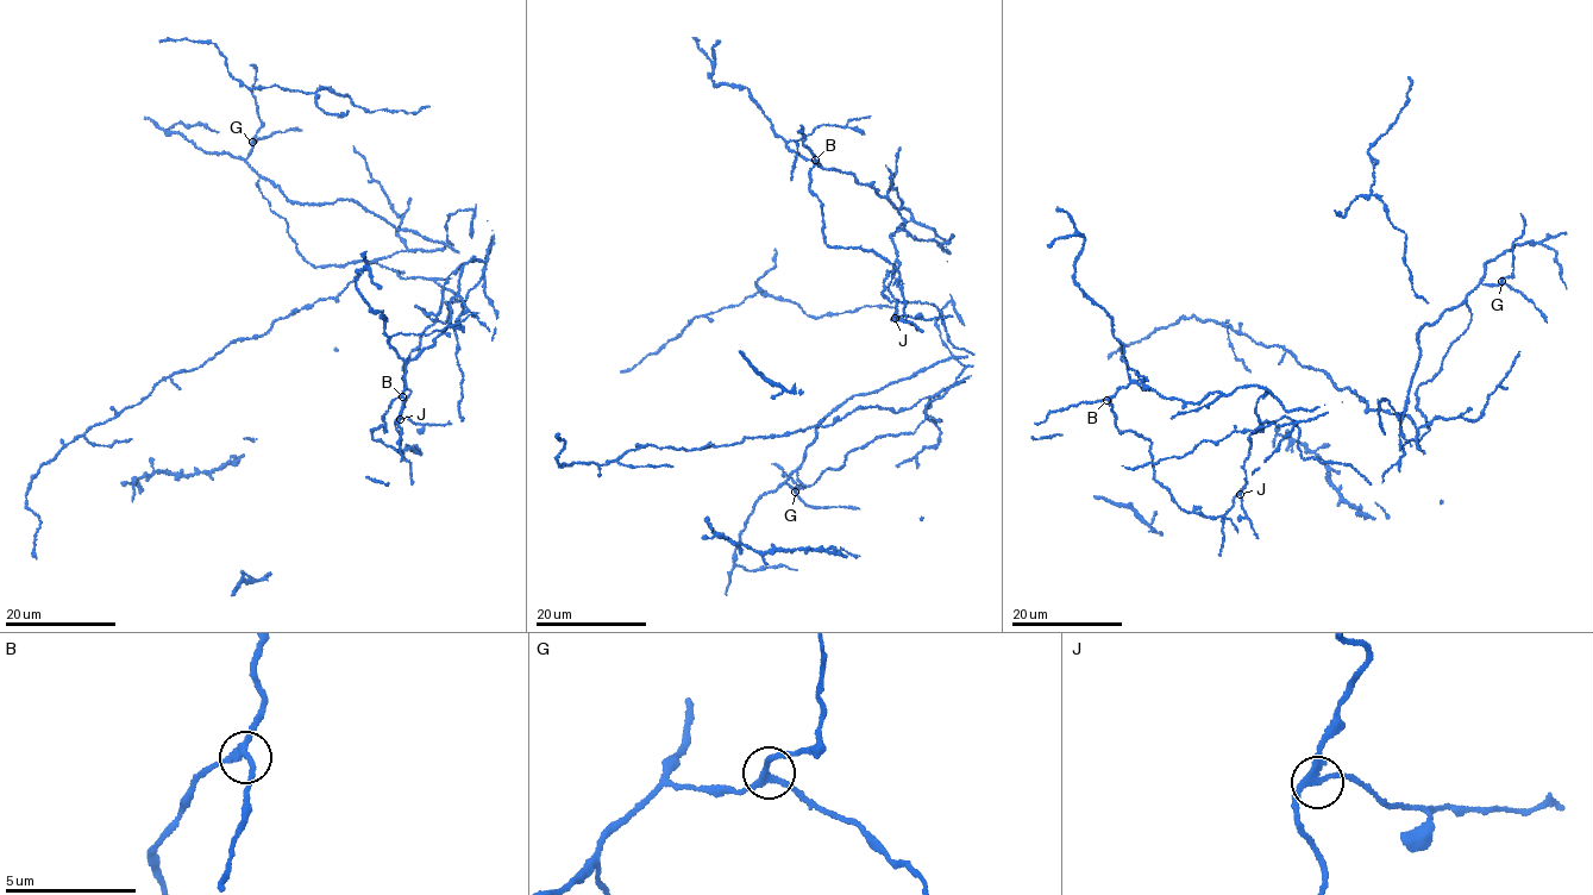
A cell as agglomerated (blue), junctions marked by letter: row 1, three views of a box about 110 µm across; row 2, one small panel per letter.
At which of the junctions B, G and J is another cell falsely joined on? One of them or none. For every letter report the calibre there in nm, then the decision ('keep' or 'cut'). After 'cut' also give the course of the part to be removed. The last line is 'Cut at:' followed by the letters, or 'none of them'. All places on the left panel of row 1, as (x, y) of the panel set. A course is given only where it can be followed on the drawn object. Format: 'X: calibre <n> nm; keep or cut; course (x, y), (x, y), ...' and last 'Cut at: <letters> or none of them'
B: calibre 240 nm; keep
G: calibre 200 nm; keep
J: calibre 240 nm; cut; course (400, 419), (406, 417), (415, 424), (451, 424)
Cut at: J

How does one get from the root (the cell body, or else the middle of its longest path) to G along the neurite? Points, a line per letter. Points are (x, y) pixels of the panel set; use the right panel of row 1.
G: (1442, 315), (1447, 310), (1463, 304), (1479, 285), (1492, 286), (1501, 281)

